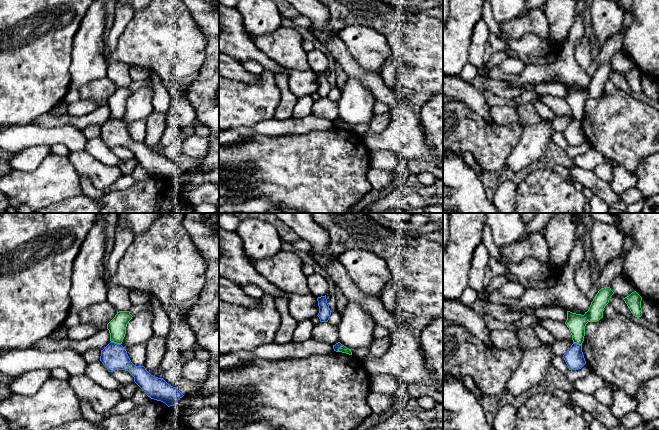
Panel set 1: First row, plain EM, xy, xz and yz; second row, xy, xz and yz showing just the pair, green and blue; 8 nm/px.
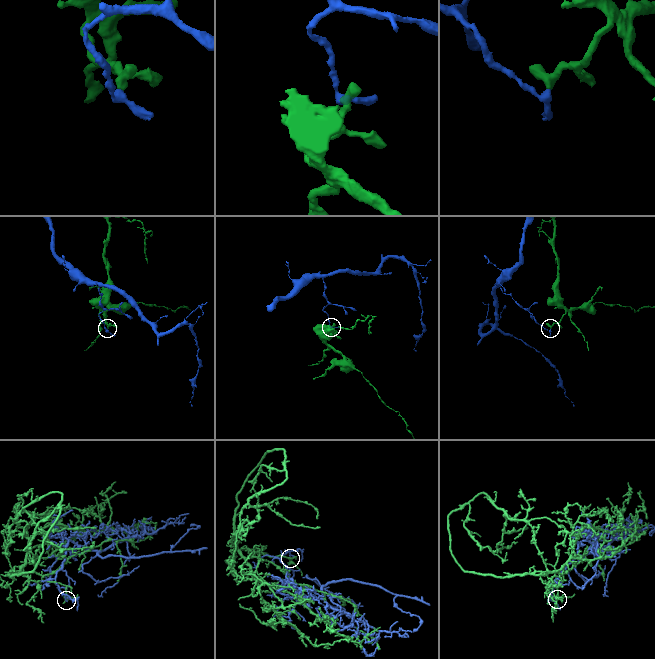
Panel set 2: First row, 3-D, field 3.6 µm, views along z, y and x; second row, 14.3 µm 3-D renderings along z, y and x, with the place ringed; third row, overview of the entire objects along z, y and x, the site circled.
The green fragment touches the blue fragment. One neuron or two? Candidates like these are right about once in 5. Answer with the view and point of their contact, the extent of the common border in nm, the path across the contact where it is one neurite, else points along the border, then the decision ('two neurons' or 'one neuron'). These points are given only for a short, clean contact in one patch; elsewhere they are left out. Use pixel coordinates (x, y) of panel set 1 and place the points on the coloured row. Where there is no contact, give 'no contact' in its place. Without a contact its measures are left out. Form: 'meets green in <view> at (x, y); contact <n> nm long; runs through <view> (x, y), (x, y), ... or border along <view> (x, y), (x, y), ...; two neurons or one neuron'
meets green in xy at (116, 342); contact 80 nm long; border along xy (111, 341), (120, 344); two neurons

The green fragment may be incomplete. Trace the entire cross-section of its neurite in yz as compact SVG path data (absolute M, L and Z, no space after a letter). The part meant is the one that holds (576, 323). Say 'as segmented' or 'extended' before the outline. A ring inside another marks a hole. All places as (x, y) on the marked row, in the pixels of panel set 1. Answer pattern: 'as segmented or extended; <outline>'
as segmented; M610 287L601 288L591 302L591 305L584 315L567 311L567 320L565 324L570 330L574 343L582 345L585 336L585 326L588 322L597 322L603 318L605 306L614 292Z

